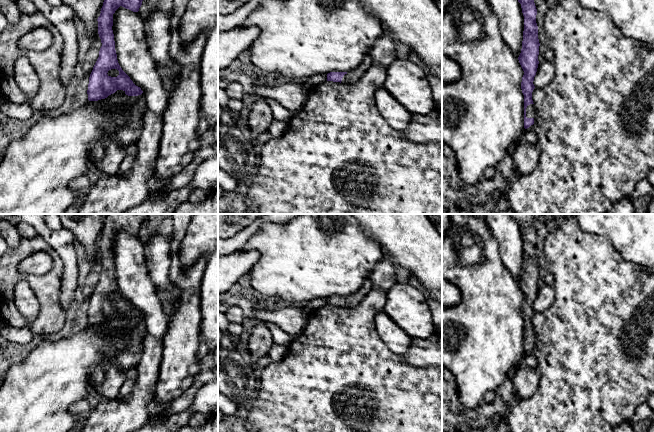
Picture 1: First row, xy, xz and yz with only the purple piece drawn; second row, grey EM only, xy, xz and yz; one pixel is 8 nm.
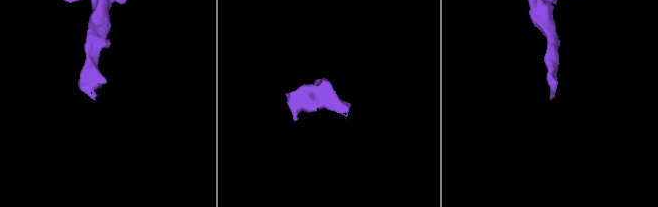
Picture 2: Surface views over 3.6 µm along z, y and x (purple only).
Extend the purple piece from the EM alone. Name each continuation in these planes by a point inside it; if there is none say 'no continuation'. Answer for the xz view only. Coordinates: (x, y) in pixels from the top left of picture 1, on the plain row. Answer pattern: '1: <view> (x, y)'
1: xz (352, 300)

